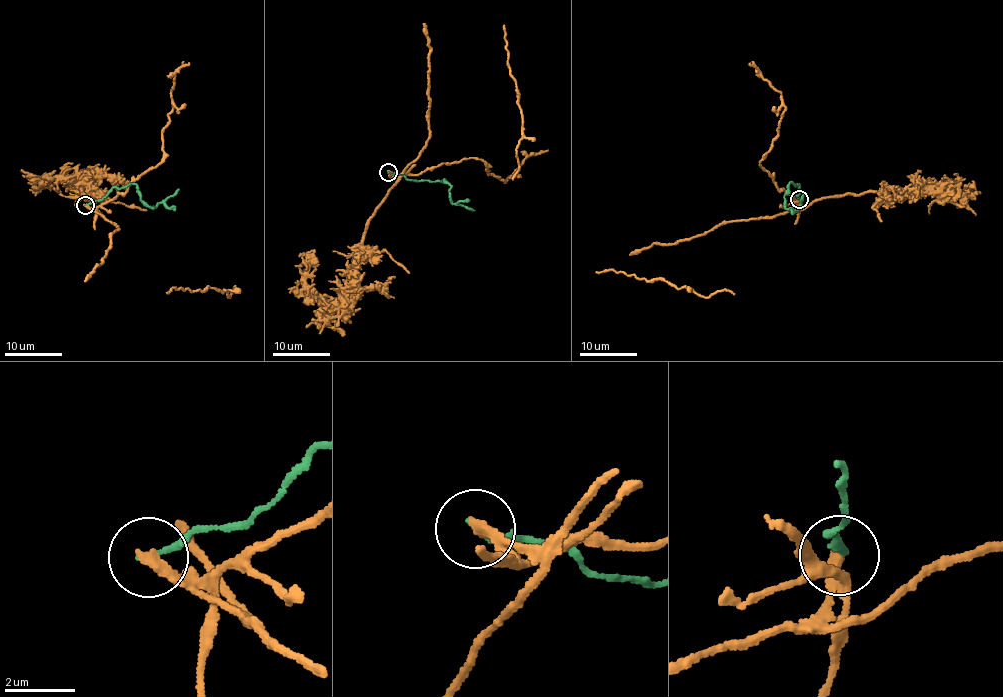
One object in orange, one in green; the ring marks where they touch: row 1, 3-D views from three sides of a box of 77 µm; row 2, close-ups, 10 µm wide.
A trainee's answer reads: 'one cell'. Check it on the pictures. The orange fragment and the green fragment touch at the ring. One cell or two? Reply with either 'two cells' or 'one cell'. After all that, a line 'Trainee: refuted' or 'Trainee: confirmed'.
two cells
Trainee: refuted

